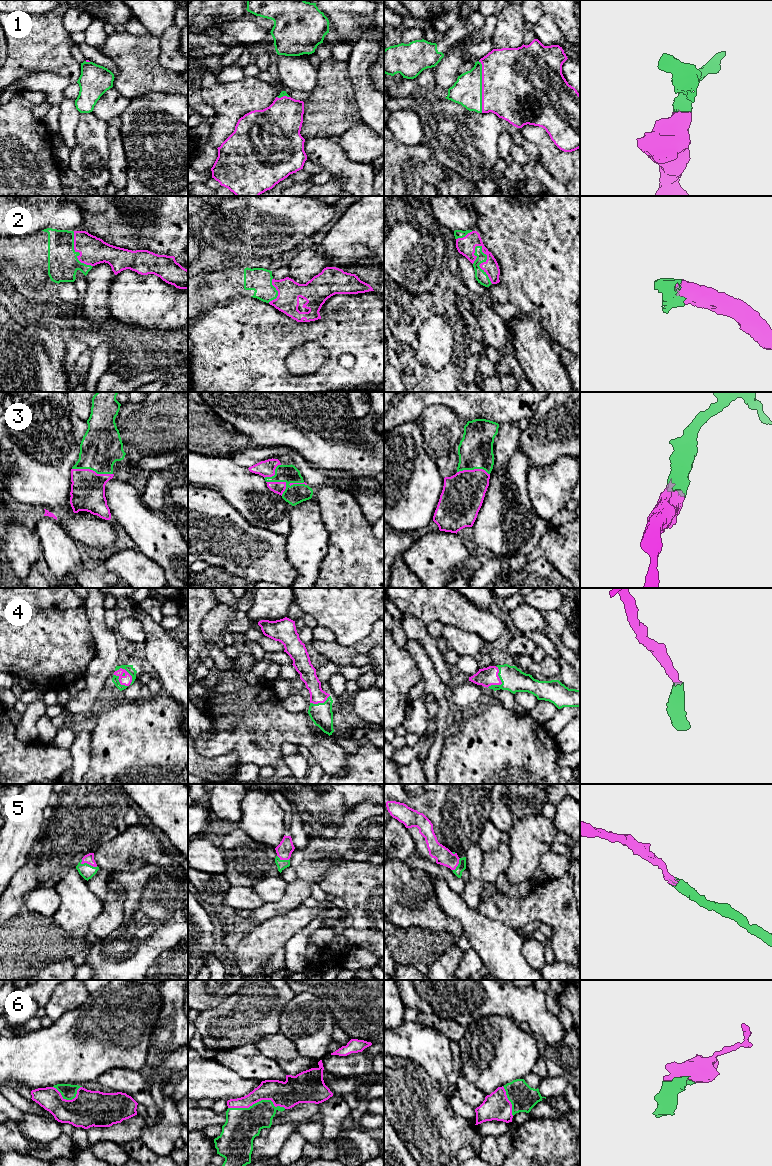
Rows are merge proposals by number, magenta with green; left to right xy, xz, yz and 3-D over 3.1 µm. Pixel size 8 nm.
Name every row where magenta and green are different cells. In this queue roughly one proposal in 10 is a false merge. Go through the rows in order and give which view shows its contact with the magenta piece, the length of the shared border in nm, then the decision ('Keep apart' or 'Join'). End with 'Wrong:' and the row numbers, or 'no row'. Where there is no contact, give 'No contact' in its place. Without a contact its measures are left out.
1: Touches magenta in yz. Shared border 420 nm. Join
2: Touches magenta in yz. Shared border 340 nm. Join
3: Touches magenta in xy. Shared border 340 nm. Join
4: Touches magenta in yz. Shared border 190 nm. Join
5: Touches magenta in xy. Shared border 150 nm. Join
6: Touches magenta in xz. Shared border 460 nm. Join
Wrong: no row

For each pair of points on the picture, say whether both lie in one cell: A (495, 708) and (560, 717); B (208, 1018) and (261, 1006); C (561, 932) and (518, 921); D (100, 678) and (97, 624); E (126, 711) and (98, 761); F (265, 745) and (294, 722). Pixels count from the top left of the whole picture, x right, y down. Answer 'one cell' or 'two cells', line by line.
A: two cells
B: one cell
C: one cell
D: one cell
E: one cell
F: one cell

